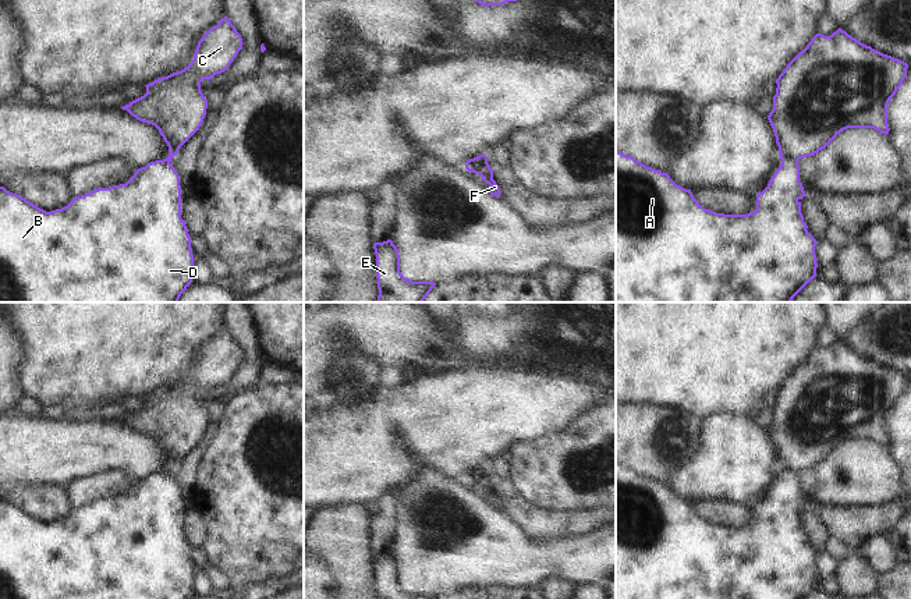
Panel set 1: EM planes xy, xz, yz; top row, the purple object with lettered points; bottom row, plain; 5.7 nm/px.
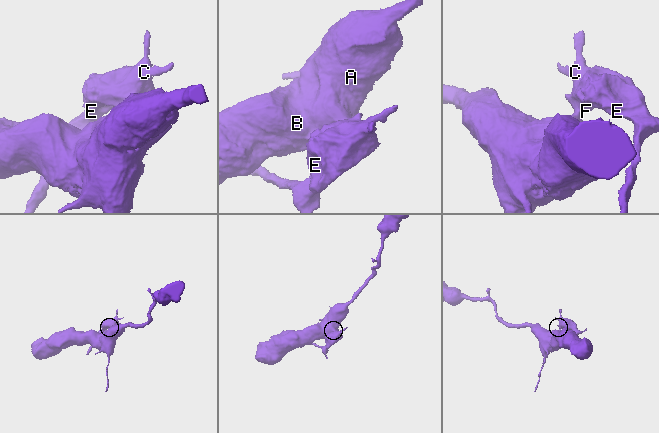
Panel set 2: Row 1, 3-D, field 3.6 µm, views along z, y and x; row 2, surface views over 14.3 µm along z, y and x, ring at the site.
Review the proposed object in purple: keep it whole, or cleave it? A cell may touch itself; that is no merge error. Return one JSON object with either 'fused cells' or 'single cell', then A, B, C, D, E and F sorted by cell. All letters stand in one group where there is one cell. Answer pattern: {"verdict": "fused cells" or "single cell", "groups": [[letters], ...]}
{"verdict": "fused cells", "groups": [["A", "B", "D"], ["C", "E", "F"]]}

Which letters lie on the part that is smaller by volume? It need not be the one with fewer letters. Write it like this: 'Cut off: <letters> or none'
Cut off: C, E, F

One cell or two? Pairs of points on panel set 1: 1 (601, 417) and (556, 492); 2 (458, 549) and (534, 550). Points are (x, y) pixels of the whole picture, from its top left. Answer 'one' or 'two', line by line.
1: one
2: one

